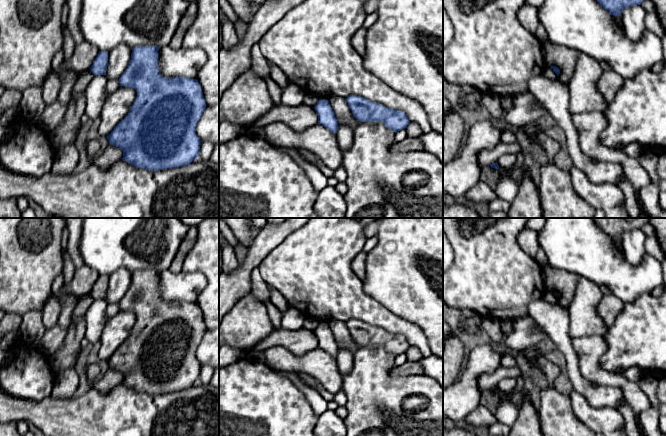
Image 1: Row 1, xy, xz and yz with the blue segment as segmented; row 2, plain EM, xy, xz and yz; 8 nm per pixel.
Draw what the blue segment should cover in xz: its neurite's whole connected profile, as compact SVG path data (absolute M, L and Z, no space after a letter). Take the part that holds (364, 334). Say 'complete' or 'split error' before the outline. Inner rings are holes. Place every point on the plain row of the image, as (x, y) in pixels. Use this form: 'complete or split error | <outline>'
complete | M349 320L346 326L354 341L361 346L382 346L395 357L404 354L410 347L403 335L384 331L361 320Z

